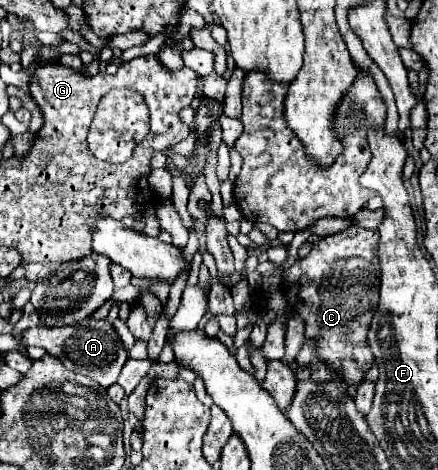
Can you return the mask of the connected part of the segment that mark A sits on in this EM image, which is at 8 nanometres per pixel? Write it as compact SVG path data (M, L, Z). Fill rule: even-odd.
M107 318L101 320L85 320L77 326L63 326L63 328L45 328L45 326L33 326L23 332L23 340L27 346L41 346L51 356L57 356L69 370L77 374L85 374L99 382L101 386L109 388L117 382L121 366L127 362L129 354L125 346L121 344L121 338L117 336L113 324Z

